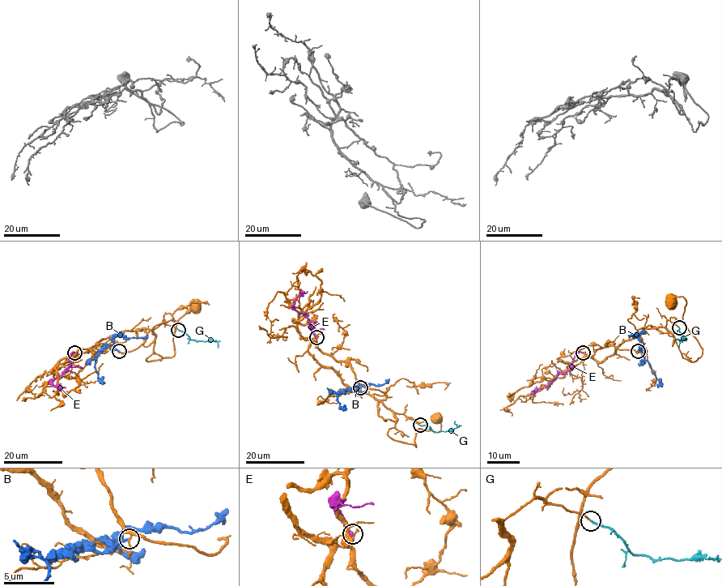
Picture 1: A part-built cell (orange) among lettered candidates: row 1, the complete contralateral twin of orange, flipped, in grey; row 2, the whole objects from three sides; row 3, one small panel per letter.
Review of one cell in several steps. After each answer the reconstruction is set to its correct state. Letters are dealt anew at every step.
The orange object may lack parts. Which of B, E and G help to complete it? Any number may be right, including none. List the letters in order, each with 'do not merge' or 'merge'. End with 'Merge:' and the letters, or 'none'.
B: do not merge
E: do not merge
G: merge
Merge: G

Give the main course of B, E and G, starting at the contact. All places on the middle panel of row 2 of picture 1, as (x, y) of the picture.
B: (360, 387), (337, 394), (339, 405), (346, 409)
E: (316, 337), (310, 329), (313, 328), (309, 326), (309, 321), (293, 305), (296, 297), (307, 291)
G: (420, 425), (426, 425), (434, 432), (452, 431), (459, 425)

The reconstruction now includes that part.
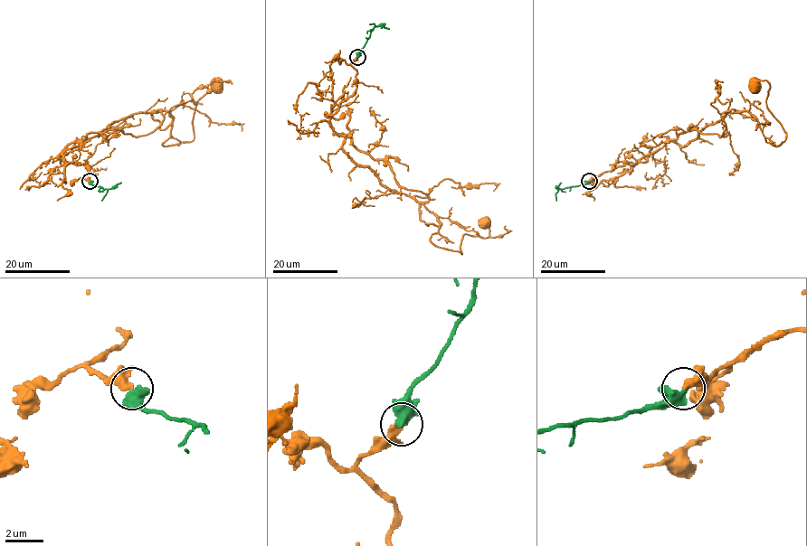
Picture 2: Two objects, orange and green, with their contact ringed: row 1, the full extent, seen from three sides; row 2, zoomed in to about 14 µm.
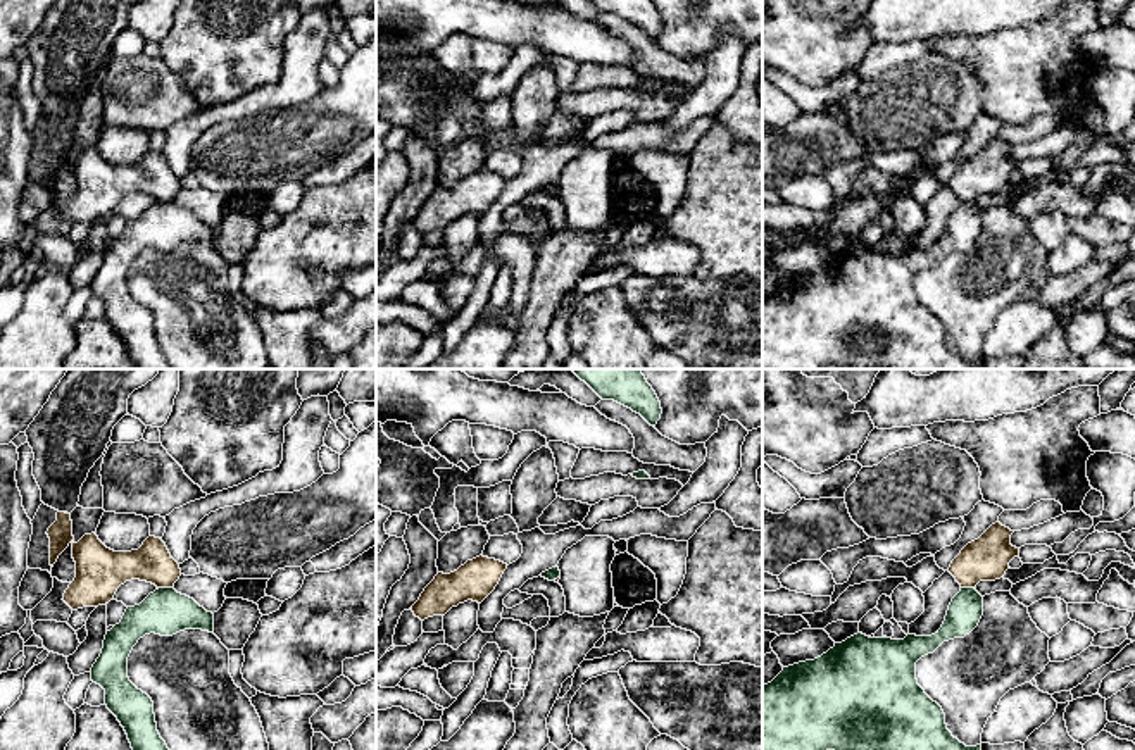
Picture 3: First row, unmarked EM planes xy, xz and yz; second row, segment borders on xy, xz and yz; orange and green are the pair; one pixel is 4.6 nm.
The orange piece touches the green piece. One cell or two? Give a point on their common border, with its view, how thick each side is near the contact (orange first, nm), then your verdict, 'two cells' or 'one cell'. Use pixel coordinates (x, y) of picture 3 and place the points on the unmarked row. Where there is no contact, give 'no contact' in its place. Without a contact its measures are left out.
meets orange in xy at (166, 200); 190 nm thick on the orange side, 220 nm on the other; two cells

